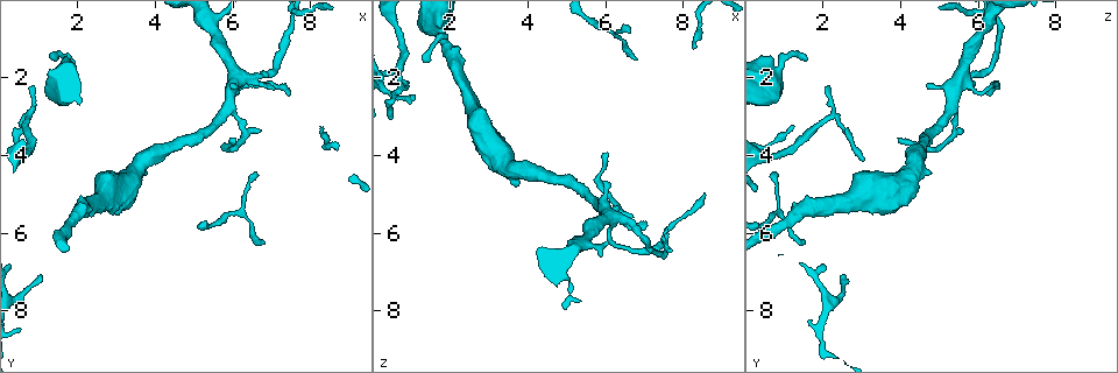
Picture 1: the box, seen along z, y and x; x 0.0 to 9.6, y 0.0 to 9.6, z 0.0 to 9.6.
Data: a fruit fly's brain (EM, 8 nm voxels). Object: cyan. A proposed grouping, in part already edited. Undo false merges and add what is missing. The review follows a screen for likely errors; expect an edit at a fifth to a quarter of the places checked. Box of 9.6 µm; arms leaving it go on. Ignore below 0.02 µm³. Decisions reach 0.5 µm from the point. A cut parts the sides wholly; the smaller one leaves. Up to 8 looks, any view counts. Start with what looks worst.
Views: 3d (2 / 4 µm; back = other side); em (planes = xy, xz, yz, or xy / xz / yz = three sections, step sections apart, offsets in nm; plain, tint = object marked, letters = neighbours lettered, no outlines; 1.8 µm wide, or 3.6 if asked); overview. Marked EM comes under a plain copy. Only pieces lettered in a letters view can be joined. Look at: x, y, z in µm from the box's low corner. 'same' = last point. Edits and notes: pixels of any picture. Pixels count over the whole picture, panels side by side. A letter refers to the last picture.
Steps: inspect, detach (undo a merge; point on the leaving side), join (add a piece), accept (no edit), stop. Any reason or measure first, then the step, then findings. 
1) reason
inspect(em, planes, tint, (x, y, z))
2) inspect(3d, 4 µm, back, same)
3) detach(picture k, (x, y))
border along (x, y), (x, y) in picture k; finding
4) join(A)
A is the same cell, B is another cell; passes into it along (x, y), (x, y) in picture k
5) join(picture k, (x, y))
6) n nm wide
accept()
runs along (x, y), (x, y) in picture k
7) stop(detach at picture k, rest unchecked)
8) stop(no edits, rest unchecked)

side arm on a straight run
inspect(3d, 2 µm, (5.90, 2.75, 5.30))

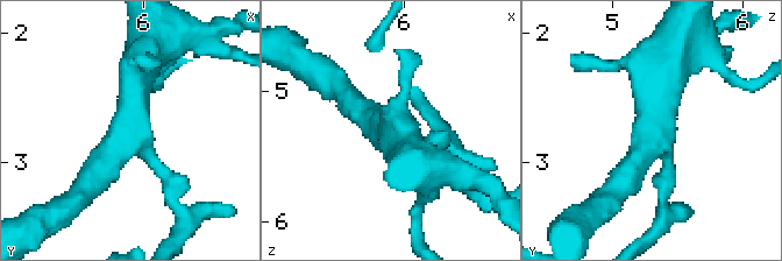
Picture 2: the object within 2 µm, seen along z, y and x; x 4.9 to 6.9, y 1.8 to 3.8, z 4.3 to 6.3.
inspect(em, planes, letters, (5.86, 2.80, 5.32))

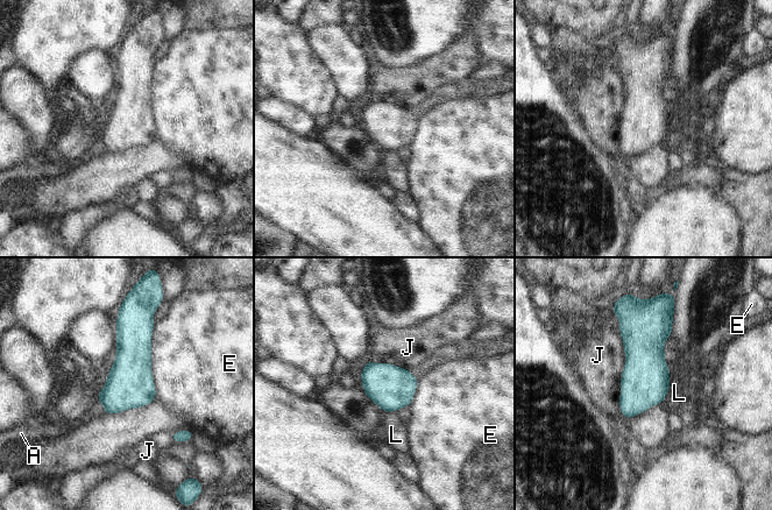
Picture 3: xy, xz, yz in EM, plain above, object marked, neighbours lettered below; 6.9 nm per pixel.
J touches over 600 nm
accept()
A, E, J and L are other cells; border along (670, 384), (670, 390), (661, 404) in picture 3; all the same neuron

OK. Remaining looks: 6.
long arm stops here
inspect(em, planes, letters, (1.30, 1.50, 1.60))

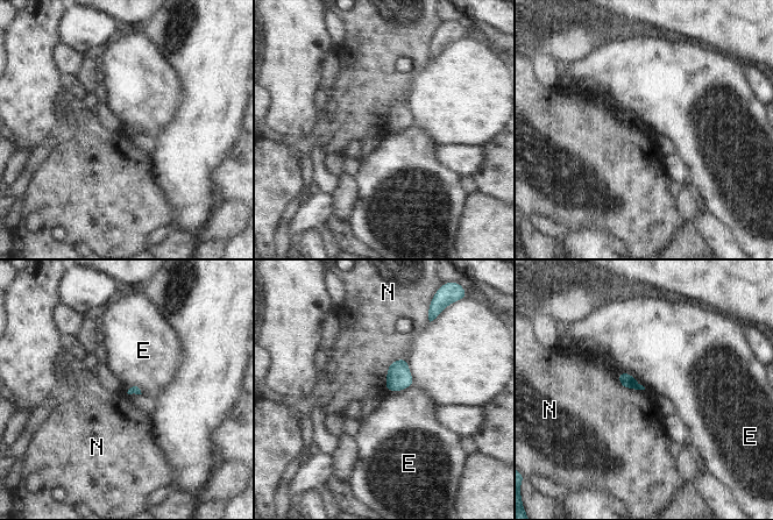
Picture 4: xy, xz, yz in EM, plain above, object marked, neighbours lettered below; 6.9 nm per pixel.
accept()
E and N are other cells; border along (413, 385), (398, 391), (385, 390) in picture 4; none of them fits

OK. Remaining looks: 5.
abrupt turn
inspect(em, planes, letters, (0.75, 3.00, 2.20))

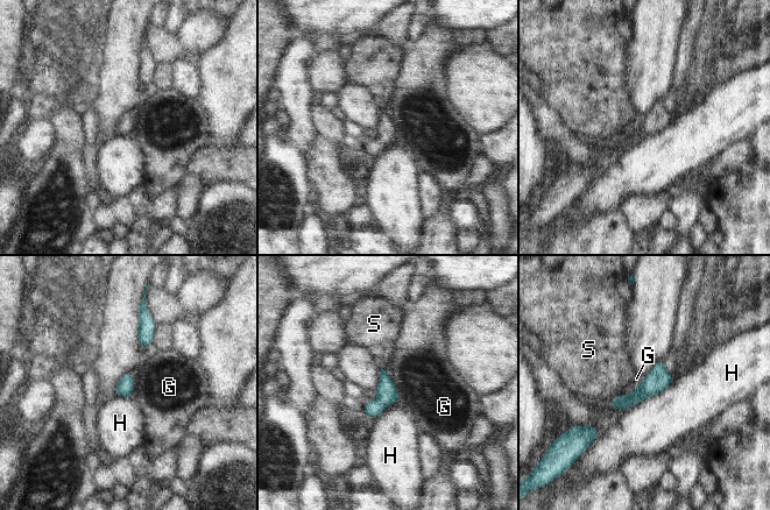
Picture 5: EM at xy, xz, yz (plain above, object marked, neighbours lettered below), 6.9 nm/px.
120 nm wide
accept()
G, H and S are other cells; border along (387, 370), (400, 401) in picture 5; continuous, no second neuron

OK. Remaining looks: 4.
thin end
inspect(em, xz, step 16, letters, (1.15, 7.10, 2.55))

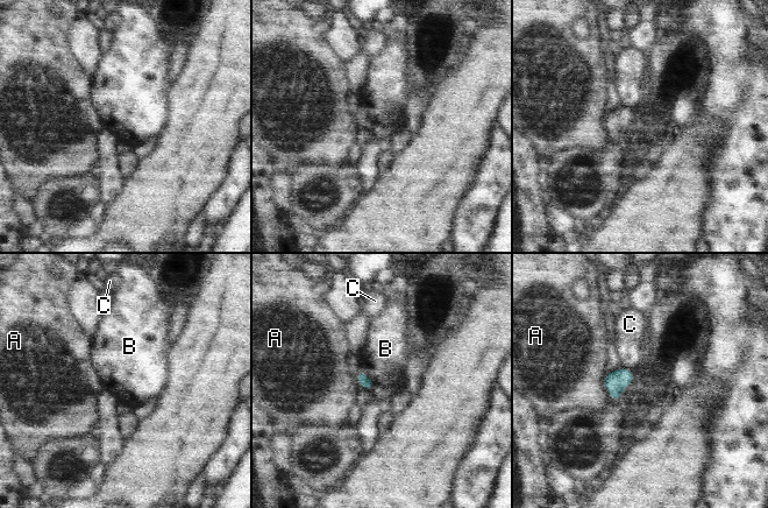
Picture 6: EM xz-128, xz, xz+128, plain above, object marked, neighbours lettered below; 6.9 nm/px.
cut it another way
inspect(em, planes, letters, same)

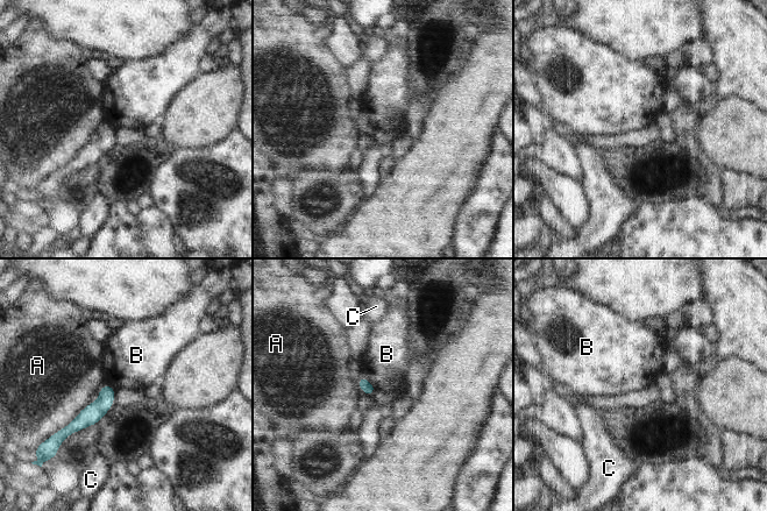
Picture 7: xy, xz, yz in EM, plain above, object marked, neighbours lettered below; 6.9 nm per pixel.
A touches over 340 nm
accept()
A, B and C are other cells; runs along (111, 391), (83, 420), (66, 430) in picture 7; no lettered piece goes on from it

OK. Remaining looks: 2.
stop(no edits, rest unchecked)

